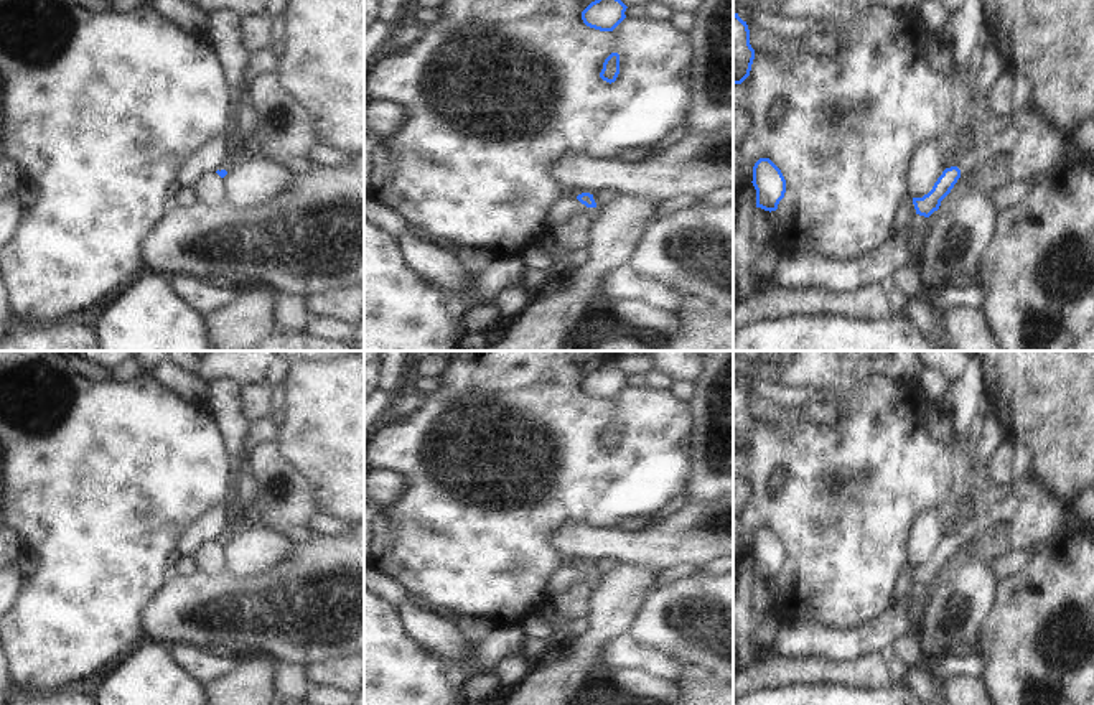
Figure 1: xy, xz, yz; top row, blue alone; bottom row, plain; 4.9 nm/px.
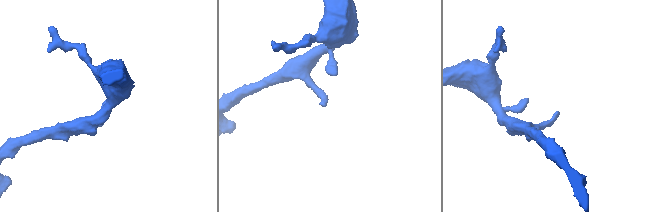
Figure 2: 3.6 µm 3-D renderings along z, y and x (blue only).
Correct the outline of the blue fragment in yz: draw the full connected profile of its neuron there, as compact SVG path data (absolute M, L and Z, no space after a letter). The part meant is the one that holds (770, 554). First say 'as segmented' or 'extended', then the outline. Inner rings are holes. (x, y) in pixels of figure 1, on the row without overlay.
as segmented; M760 527L753 535L751 552L756 558L756 577L776 580L786 562L781 539L769 527Z

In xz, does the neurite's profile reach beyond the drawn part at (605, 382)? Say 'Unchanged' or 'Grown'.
Unchanged

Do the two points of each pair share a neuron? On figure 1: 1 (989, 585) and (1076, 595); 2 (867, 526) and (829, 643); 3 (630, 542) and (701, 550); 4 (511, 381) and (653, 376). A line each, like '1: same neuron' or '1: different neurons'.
1: different neurons
2: different neurons
3: same neuron
4: different neurons

